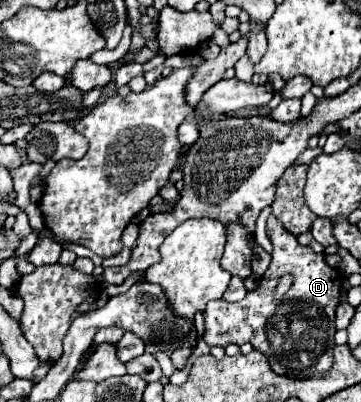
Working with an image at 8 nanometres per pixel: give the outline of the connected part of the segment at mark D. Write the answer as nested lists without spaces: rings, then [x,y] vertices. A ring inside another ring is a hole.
[[[273,215],[267,219],[267,235],[273,243],[273,253],[271,253],[273,259],[271,259],[271,265],[265,271],[265,275],[259,279],[259,287],[249,291],[247,297],[237,303],[227,303],[225,299],[209,301],[209,305],[205,309],[205,335],[203,335],[203,339],[211,347],[213,345],[225,347],[227,343],[237,343],[237,345],[251,343],[257,351],[261,351],[269,359],[271,369],[283,377],[293,377],[293,379],[321,377],[321,375],[329,373],[329,369],[333,365],[335,307],[339,305],[339,299],[341,299],[343,275],[325,263],[325,255],[319,255],[313,249],[301,245],[297,241],[297,237],[291,235],[279,221],[273,221]],[[283,275],[291,275],[293,285],[285,293],[285,297],[277,301],[273,295],[275,295],[275,287]]]

